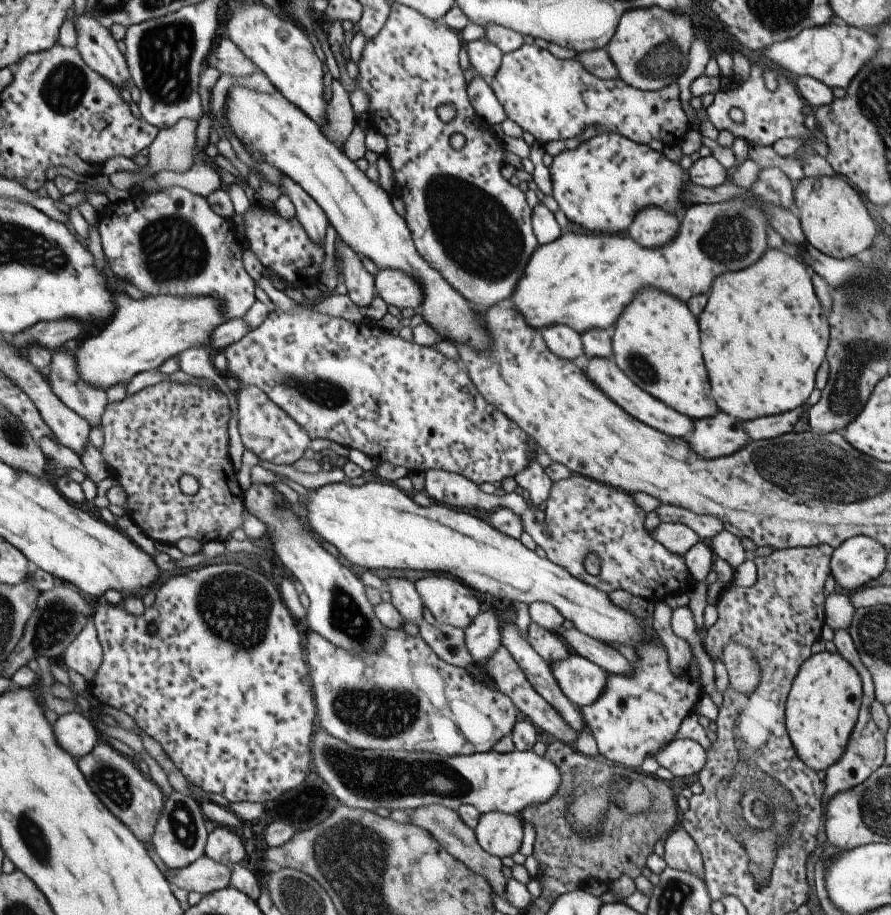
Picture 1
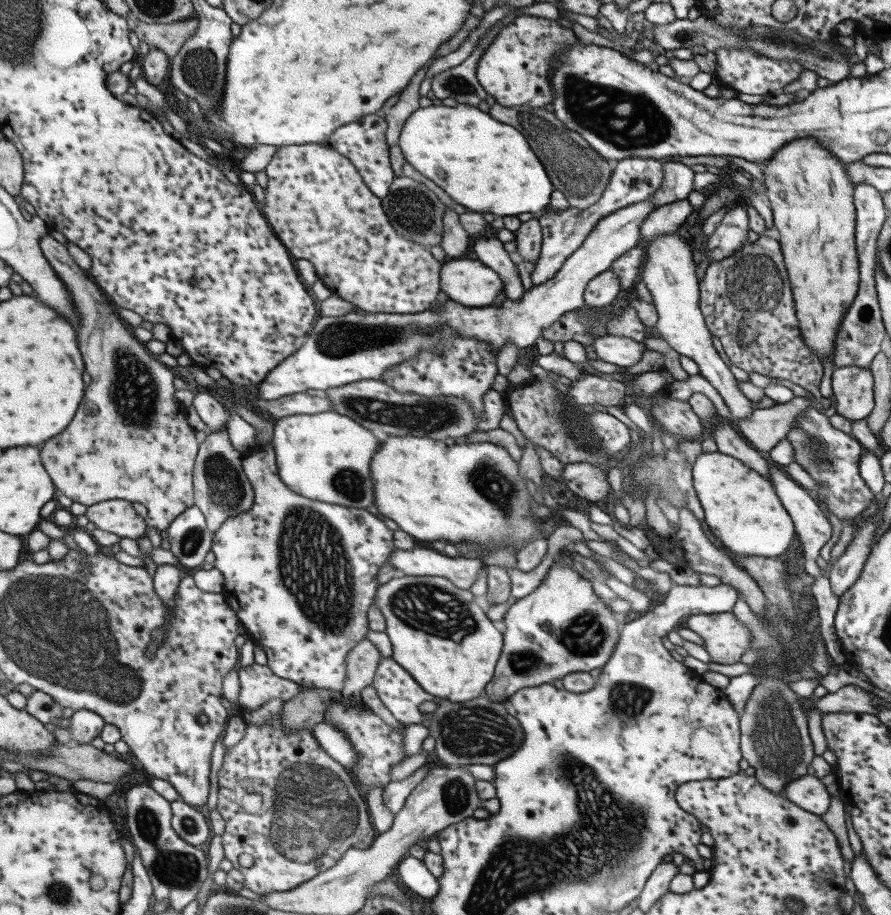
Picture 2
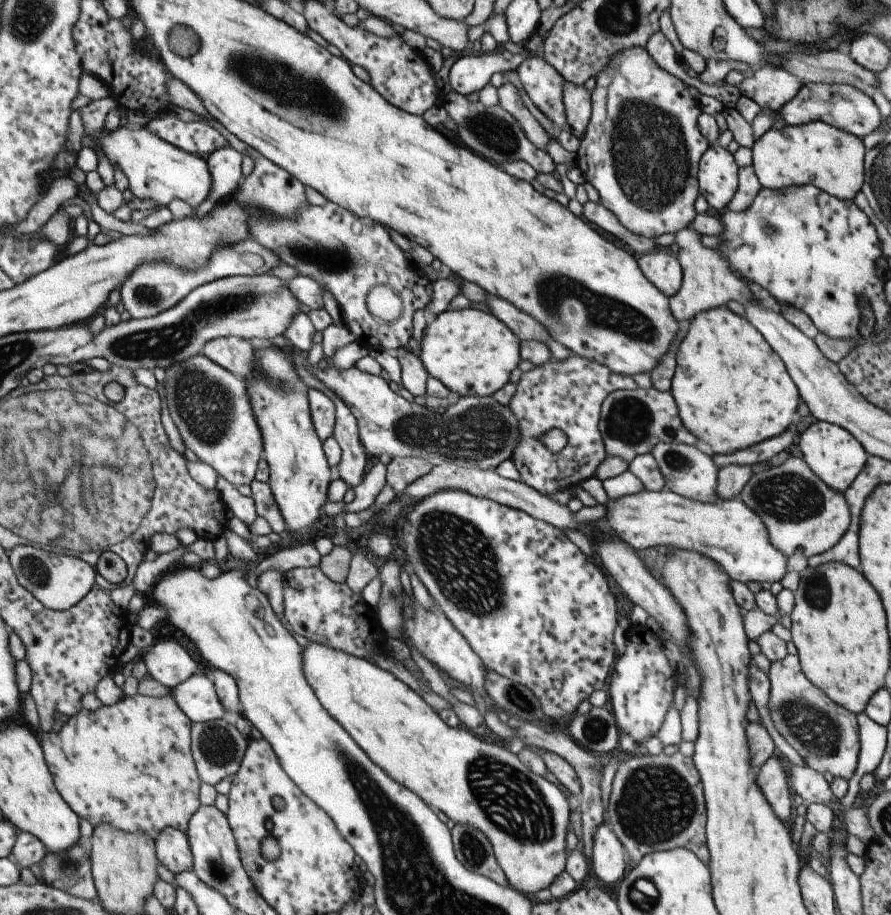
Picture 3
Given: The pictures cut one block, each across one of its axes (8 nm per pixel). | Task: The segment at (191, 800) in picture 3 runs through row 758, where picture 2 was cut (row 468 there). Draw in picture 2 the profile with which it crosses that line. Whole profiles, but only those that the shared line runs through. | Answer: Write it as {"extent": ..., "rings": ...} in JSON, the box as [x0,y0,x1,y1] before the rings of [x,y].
{"extent":[38,233,198,531],"rings":[[[47,233],[38,243],[45,260],[70,294],[79,316],[77,342],[85,370],[91,376],[91,384],[85,388],[73,420],[59,436],[52,436],[40,445],[43,468],[54,487],[72,501],[88,507],[106,500],[128,500],[143,513],[146,527],[165,531],[175,517],[193,505],[192,470],[198,451],[195,430],[189,426],[182,405],[173,400],[173,378],[177,374],[160,363],[143,342],[135,339],[131,326],[120,319],[105,294],[71,259],[65,245]]]}

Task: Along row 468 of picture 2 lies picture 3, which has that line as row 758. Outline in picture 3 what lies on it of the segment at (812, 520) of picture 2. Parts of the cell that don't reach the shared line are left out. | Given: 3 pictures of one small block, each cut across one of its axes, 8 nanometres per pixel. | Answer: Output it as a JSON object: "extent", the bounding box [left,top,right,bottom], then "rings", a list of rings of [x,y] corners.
{"extent":[756,756,791,823],"rings":[[[770,756],[758,769],[756,781],[760,793],[771,804],[771,810],[785,823],[791,810],[791,790],[786,768],[776,757]]]}

